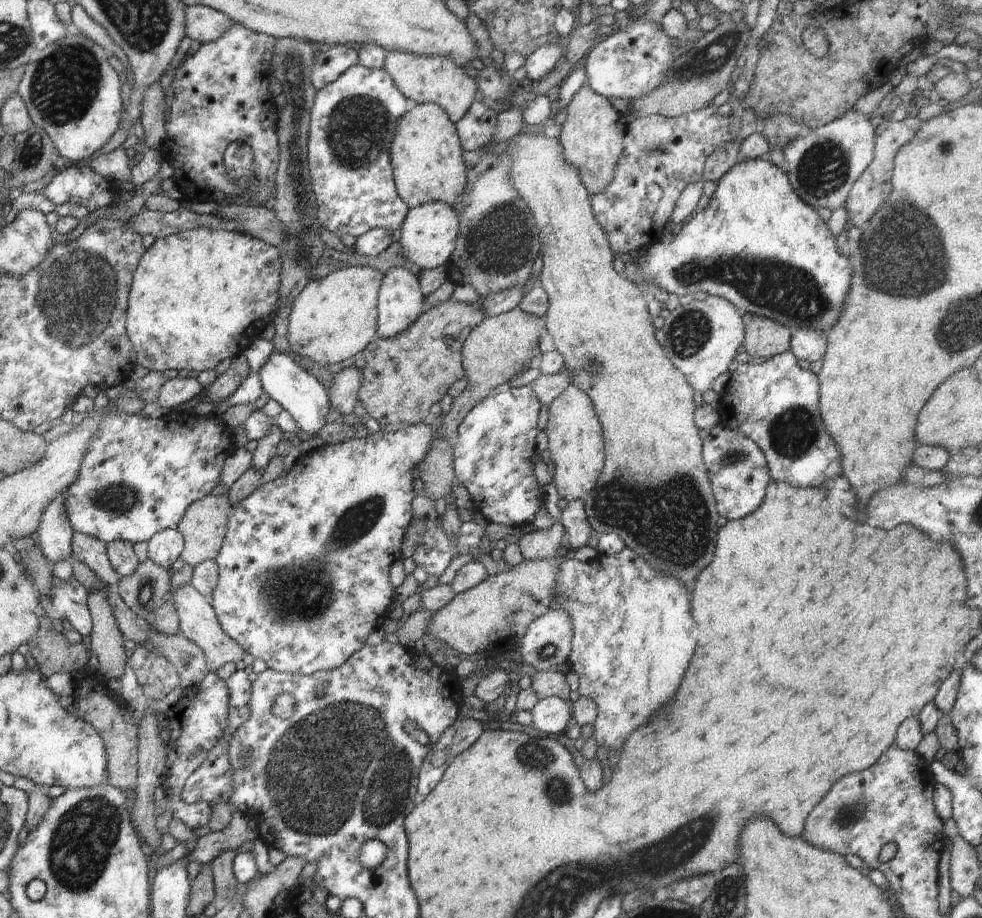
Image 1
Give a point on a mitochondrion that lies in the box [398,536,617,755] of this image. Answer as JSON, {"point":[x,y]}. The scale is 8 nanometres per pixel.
{"point":[551,650]}

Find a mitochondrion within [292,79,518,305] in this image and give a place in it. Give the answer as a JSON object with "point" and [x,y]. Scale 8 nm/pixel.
{"point":[357,127]}

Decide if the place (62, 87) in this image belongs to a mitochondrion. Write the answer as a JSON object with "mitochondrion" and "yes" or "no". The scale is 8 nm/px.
{"mitochondrion":"yes"}

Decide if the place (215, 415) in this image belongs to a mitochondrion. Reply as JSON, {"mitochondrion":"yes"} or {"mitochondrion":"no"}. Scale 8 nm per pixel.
{"mitochondrion":"no"}

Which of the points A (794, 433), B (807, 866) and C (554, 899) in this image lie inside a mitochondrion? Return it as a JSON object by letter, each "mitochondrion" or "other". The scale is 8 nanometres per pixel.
{"A":"mitochondrion","B":"other","C":"mitochondrion"}

